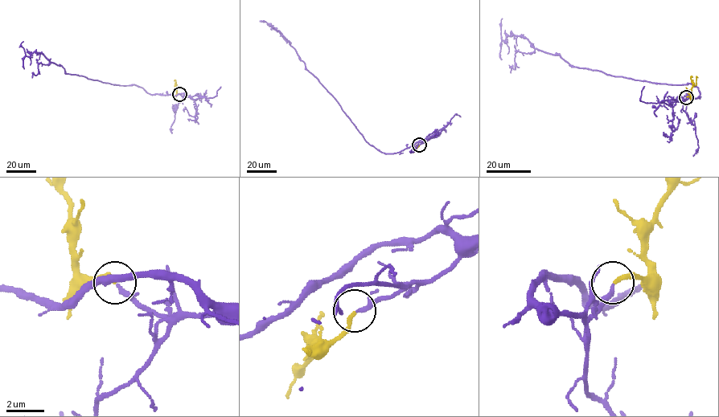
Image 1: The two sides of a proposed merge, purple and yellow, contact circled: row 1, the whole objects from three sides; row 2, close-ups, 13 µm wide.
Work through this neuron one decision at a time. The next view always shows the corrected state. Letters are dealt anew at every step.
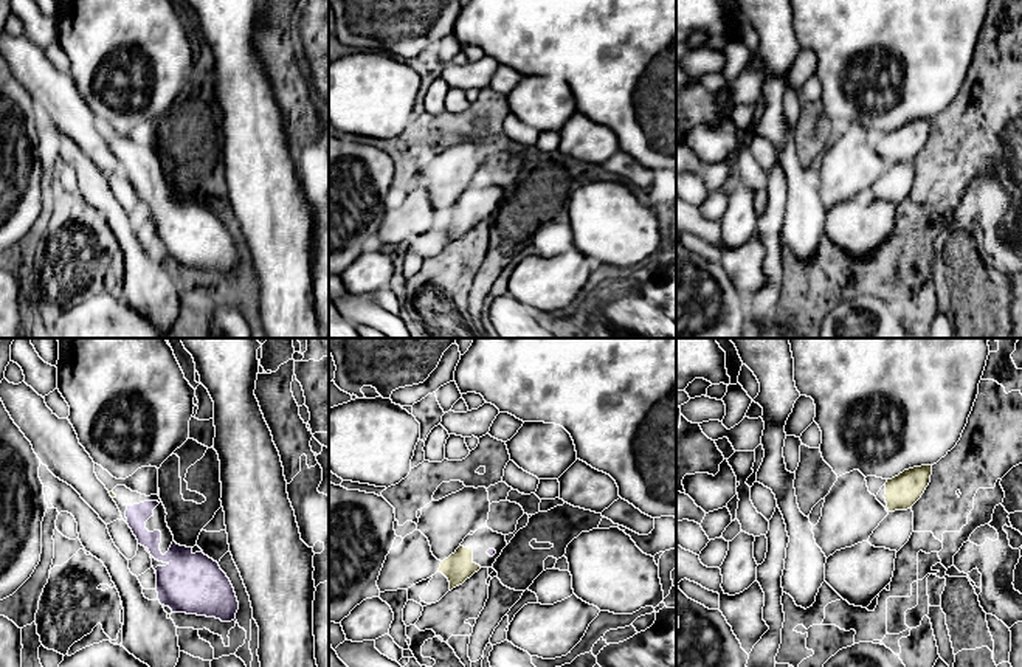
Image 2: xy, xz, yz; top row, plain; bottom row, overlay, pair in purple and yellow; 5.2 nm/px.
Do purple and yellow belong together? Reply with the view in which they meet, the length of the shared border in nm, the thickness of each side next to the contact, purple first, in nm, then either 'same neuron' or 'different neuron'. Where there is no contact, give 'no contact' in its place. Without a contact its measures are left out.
xz | 30 nm | 20/150 nm | same neuron

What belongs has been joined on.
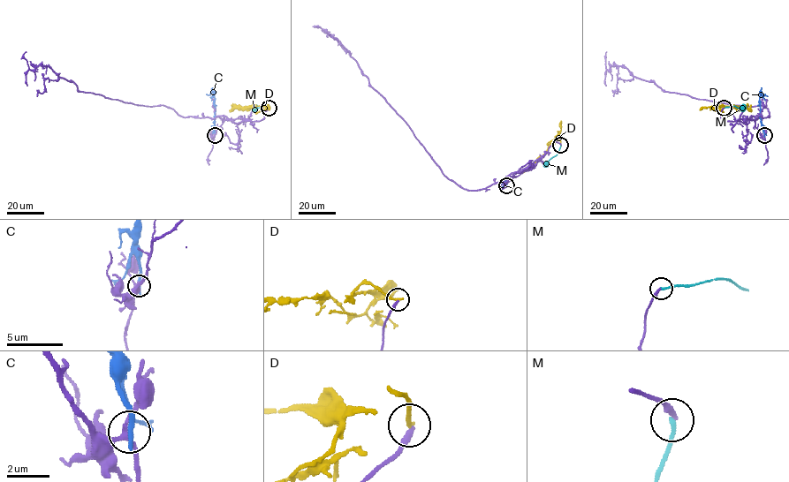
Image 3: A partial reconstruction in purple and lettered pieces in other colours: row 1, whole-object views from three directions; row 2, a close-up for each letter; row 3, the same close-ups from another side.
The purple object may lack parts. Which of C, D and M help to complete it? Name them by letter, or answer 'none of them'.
none of them

